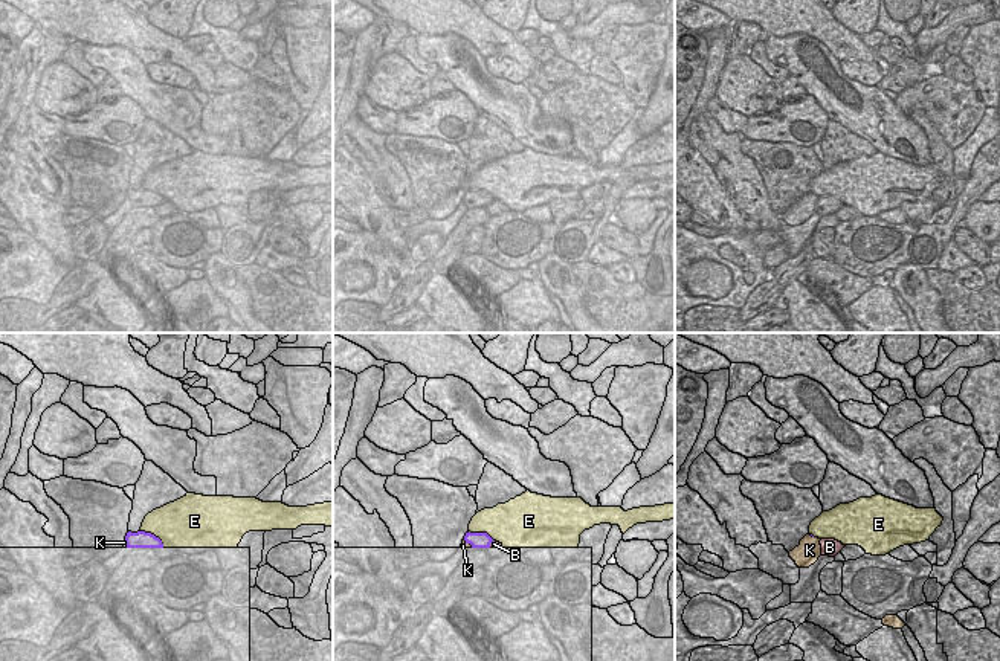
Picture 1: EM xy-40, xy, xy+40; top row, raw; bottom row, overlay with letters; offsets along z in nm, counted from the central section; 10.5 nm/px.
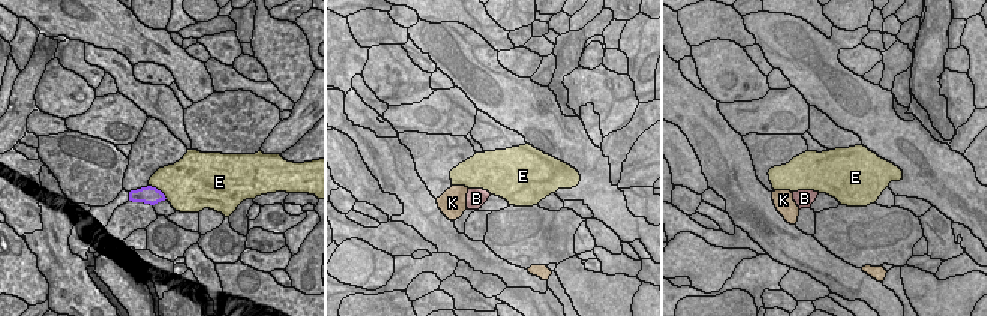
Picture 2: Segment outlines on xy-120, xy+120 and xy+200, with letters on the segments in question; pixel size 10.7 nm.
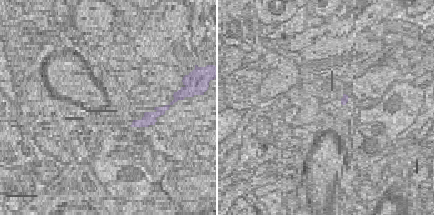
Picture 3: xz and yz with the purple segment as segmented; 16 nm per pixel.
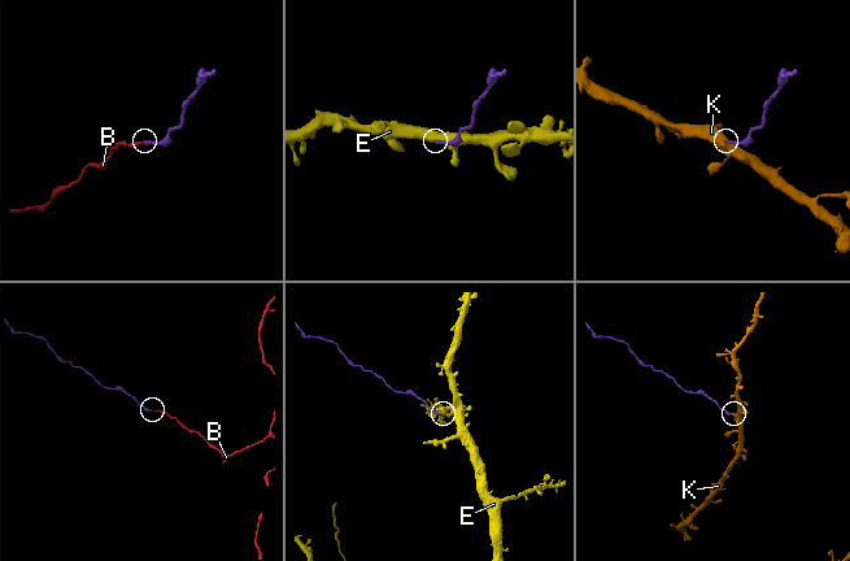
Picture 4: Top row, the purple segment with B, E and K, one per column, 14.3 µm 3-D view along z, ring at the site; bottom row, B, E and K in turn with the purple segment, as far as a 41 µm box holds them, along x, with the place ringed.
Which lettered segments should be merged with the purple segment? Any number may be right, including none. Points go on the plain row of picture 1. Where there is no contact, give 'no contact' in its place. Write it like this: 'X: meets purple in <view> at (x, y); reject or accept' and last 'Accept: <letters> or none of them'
B: meets purple in xy at (490, 200); accept
E: meets purple in xy-40 at (153, 193); reject
K: meets purple in xy at (467, 200); reject
Accept: B

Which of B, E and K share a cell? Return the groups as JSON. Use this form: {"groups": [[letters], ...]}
{"groups": [["B"], ["E"], ["K"]]}

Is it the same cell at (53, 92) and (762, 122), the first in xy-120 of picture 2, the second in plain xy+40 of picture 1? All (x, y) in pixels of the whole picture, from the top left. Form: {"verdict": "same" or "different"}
{"verdict": "different"}

